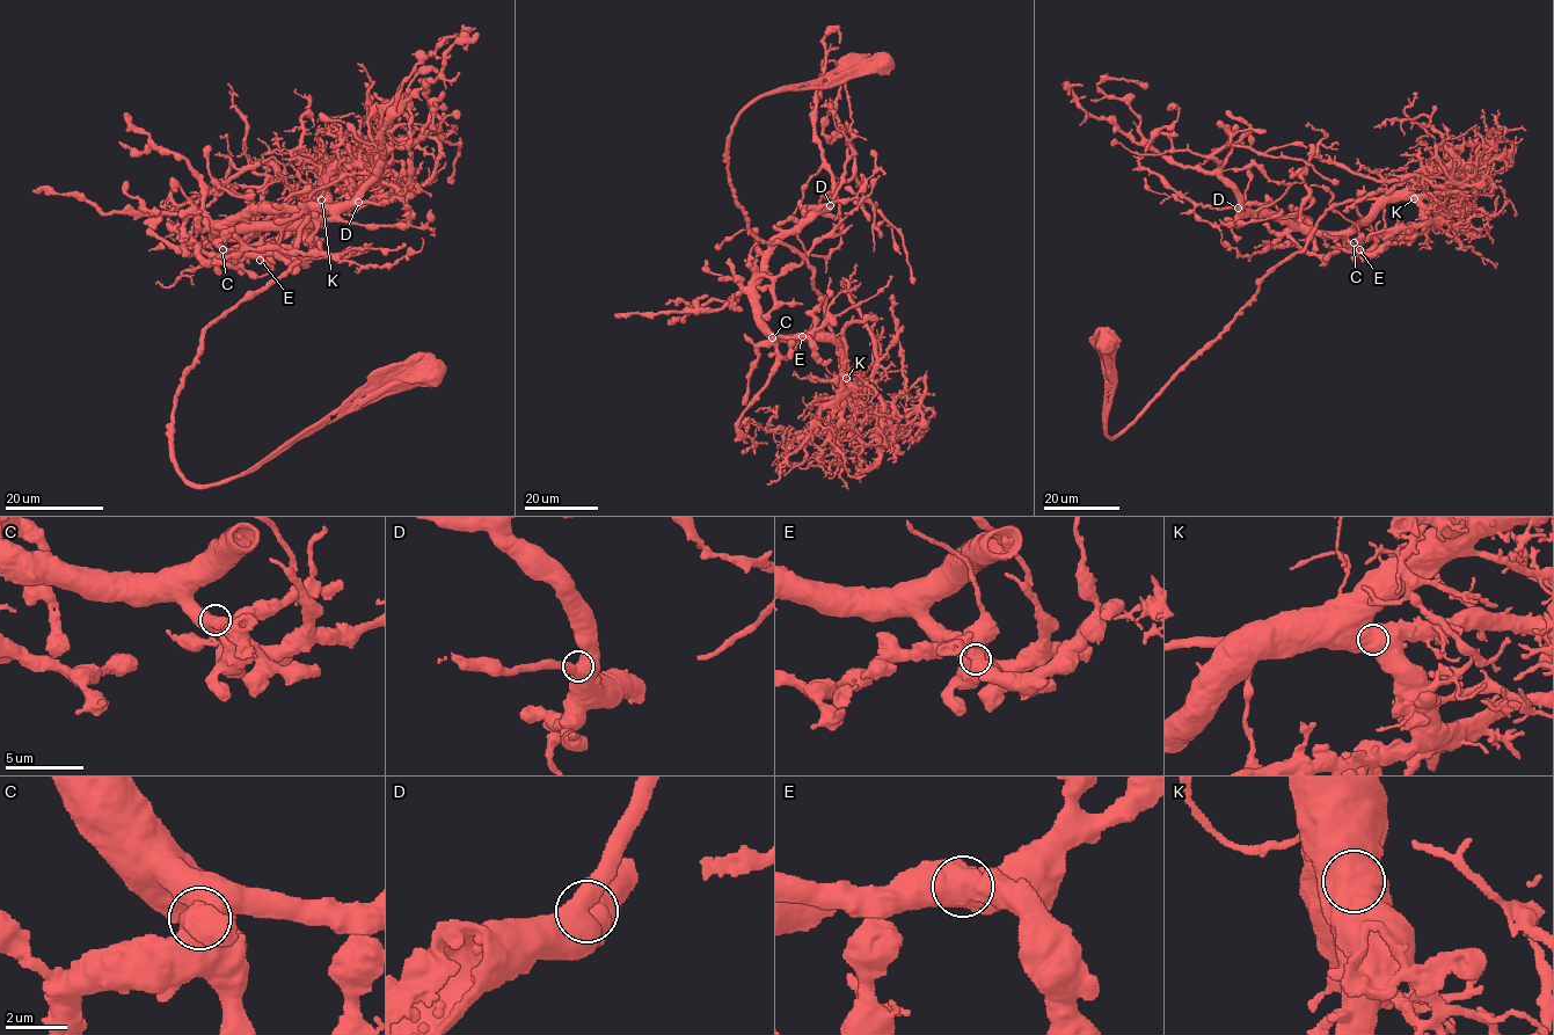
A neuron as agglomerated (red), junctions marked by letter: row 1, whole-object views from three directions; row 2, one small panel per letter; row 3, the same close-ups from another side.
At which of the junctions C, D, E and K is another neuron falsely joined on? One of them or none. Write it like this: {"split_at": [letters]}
{"split_at": []}

